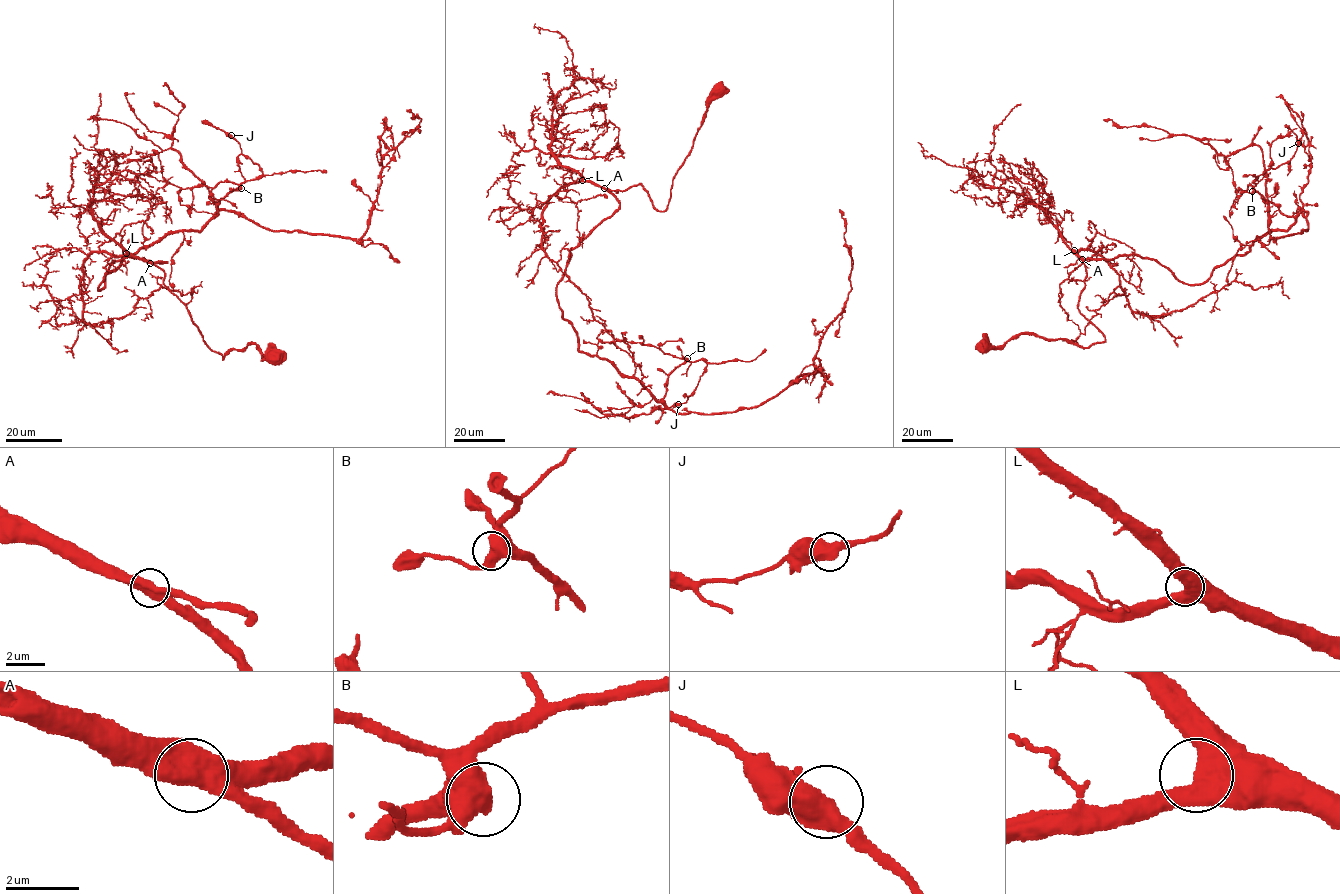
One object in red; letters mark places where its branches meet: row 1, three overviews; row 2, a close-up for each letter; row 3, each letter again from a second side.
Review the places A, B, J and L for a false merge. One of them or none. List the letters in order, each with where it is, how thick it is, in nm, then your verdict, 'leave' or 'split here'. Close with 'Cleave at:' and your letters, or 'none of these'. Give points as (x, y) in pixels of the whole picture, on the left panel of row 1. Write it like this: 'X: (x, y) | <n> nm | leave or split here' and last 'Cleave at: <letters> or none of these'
A: (150, 263) | 650 nm | leave
B: (241, 188) | 550 nm | leave
J: (231, 135) | 650 nm | leave
L: (126, 253) | 600 nm | leave
Cleave at: none of these

